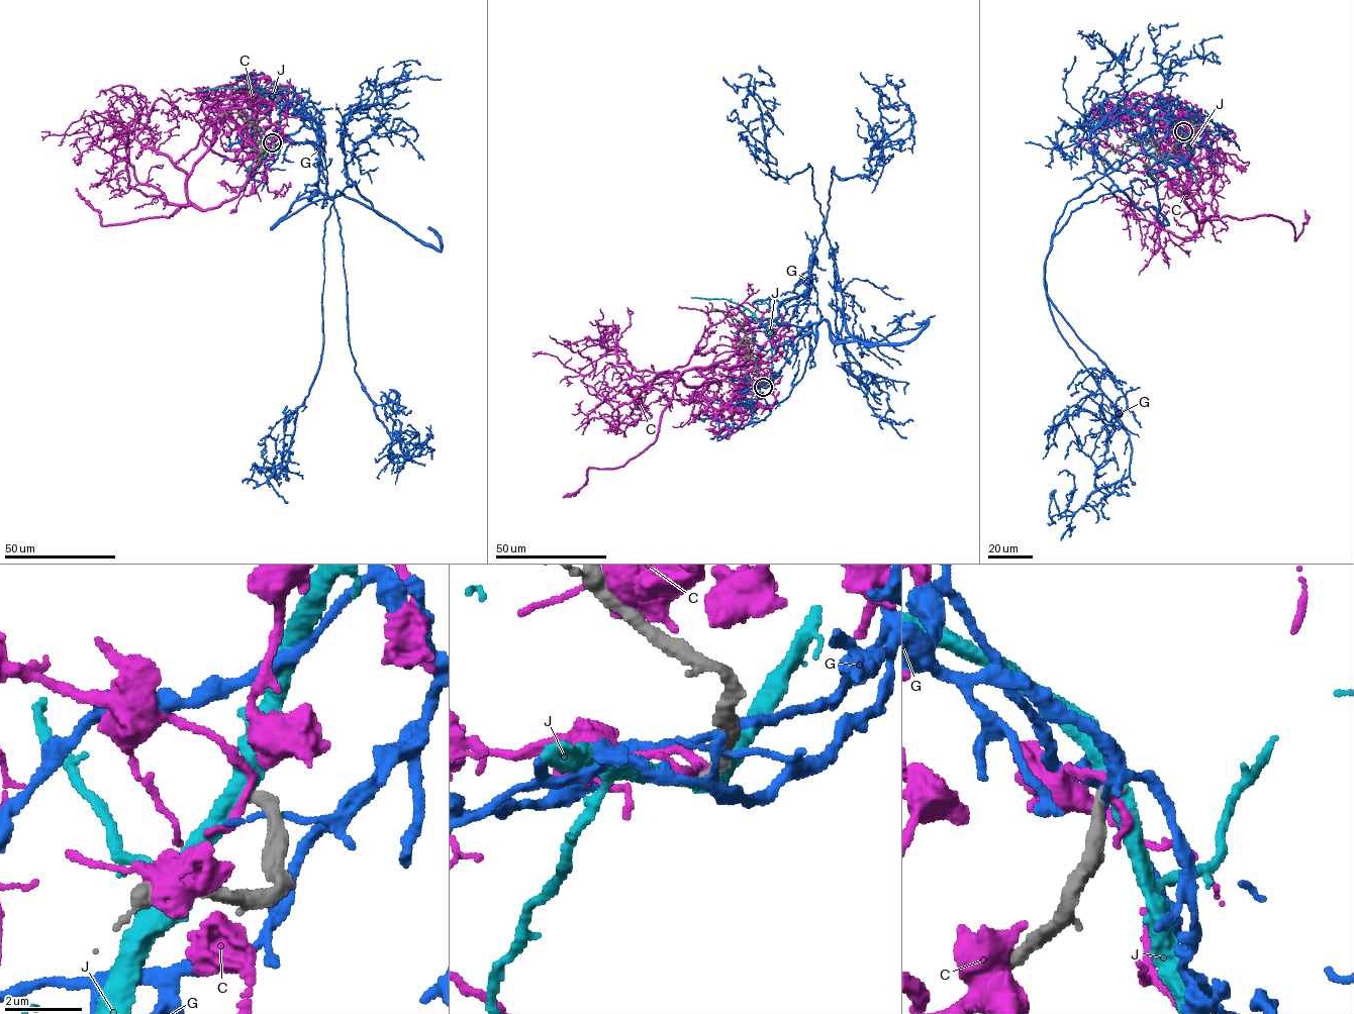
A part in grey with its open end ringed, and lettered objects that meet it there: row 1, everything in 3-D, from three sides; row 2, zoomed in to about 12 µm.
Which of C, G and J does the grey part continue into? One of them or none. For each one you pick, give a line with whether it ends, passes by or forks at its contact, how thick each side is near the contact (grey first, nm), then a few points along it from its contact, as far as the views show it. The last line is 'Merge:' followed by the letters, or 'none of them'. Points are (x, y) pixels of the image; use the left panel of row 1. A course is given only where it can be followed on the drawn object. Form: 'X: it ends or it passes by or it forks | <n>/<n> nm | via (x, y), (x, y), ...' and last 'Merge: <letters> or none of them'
Merge: none of them

